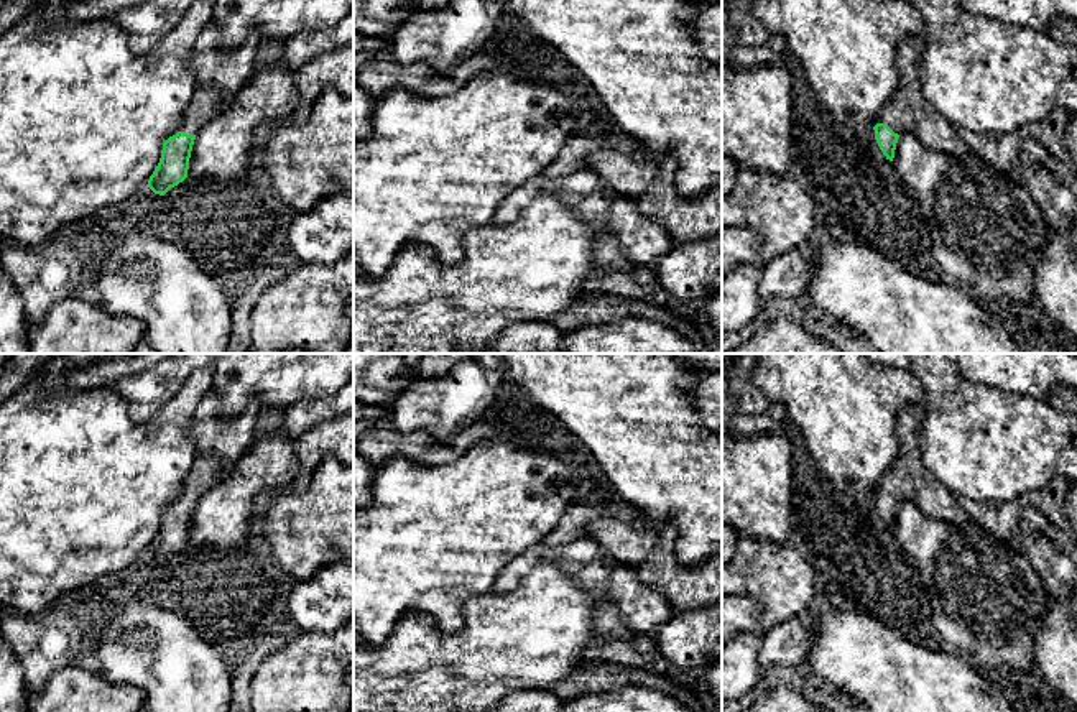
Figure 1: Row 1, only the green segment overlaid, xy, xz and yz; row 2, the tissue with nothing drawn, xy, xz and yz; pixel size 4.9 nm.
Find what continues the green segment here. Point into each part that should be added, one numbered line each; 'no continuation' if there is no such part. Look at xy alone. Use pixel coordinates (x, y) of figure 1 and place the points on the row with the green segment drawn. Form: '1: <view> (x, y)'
1: xy (206, 104)

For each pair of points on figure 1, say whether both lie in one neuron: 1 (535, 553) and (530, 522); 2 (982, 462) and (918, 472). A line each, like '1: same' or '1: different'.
1: different
2: different

